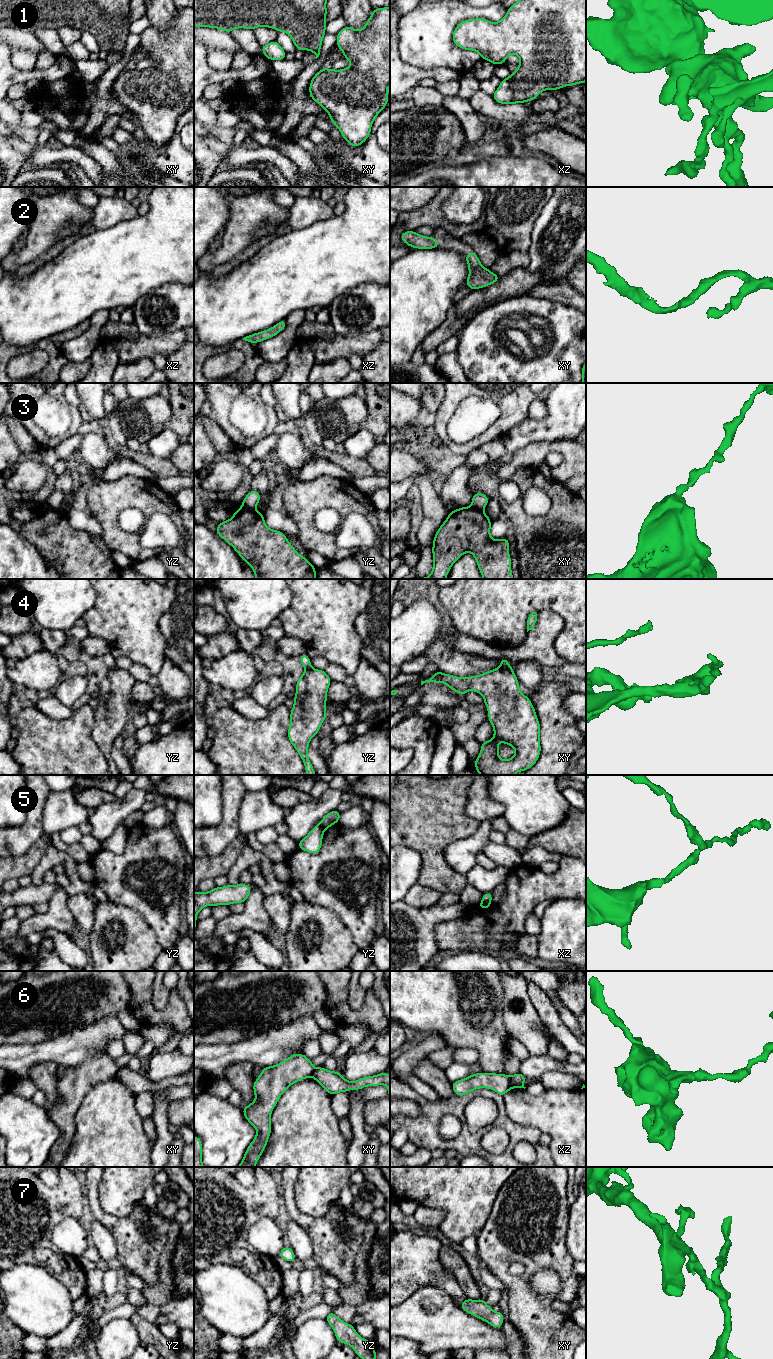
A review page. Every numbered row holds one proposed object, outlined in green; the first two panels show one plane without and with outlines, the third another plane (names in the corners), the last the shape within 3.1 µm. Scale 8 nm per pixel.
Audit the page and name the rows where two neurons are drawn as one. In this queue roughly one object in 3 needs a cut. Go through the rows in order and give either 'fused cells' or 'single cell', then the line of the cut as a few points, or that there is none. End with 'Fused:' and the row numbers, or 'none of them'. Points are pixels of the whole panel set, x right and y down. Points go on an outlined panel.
1: single cell; cut none
2: single cell; cut none
3: fused cells; cut yz (242, 505), (254, 510)
4: fused cells; cut xy (501, 666), (512, 670)
5: fused cells; cut yz (319, 823), (324, 829)
6: fused cells; cut xz (509, 1076), (512, 1087)
7: single cell; cut none
Fused: 3, 4, 5, 6

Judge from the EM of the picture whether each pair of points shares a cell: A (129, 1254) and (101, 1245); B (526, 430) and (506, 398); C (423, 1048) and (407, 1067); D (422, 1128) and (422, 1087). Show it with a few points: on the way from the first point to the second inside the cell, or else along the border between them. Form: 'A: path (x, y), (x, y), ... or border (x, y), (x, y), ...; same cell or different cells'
A: border (107, 1229), (114, 1238), (117, 1256); different cells
B: border (528, 416), (511, 427), (502, 436); different cells
C: path (418, 1053), (409, 1062); same cell
D: border (403, 1082), (429, 1100), (437, 1098); different cells

